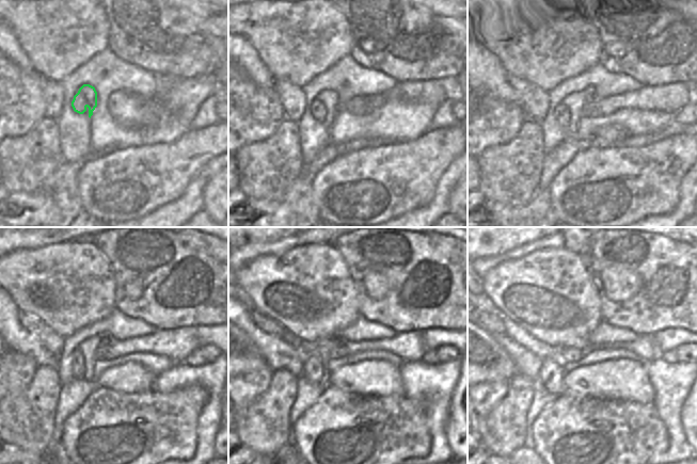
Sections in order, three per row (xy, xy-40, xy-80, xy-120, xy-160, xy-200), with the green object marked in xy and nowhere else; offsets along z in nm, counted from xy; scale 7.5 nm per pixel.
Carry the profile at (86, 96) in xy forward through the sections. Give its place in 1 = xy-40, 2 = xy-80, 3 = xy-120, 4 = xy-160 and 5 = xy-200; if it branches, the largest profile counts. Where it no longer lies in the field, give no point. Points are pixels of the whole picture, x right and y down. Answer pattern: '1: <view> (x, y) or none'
1: xy-40 (328, 100)
2: xy-80 (568, 112)
3: xy-120 (83, 358)
4: xy-160 (315, 369)
5: xy-200 (552, 373)

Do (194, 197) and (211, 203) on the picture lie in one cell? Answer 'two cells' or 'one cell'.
two cells

